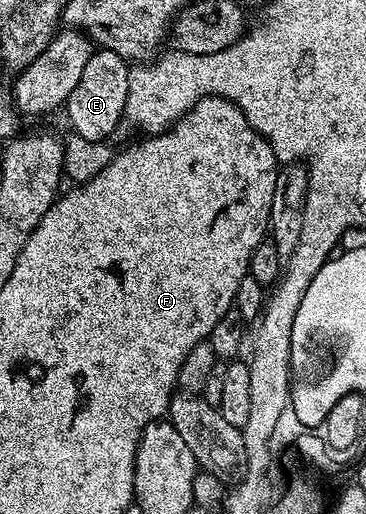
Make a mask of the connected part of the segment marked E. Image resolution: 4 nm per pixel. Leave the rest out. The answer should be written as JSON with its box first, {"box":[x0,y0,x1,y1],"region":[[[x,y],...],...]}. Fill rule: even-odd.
{"box":[65,49,129,143],"region":[[[96,49],[77,88],[67,97],[65,111],[76,135],[90,142],[102,143],[123,122],[125,96],[129,96],[129,63],[112,50]]]}

